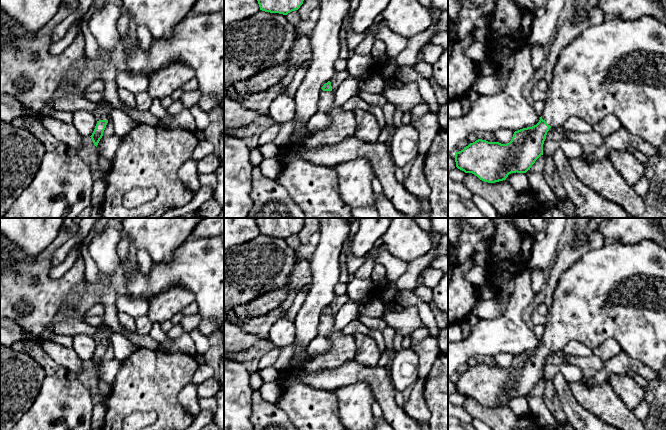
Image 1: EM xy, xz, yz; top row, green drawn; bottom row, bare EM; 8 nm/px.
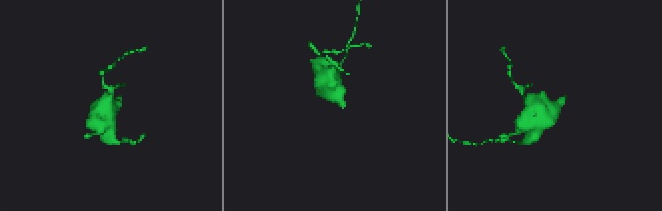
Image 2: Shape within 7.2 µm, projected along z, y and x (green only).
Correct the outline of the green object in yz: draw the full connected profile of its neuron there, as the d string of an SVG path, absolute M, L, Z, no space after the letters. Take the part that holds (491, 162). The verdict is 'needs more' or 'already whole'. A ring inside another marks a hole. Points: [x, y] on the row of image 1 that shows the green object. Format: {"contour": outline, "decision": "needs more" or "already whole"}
{"contour": "M643 16L630 21L615 18L586 28L561 51L549 84L545 108L536 125L515 131L507 144L482 139L470 143L455 153L456 167L488 183L506 180L511 173L526 173L543 155L549 129L562 127L571 116L594 126L605 116L613 114L632 135L659 148L666 142L666 25L652 16Z", "decision": "needs more"}

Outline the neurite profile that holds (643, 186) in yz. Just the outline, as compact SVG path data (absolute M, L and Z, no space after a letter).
M643 175L640 180L634 185L635 191L644 200L645 195L651 192L651 182Z

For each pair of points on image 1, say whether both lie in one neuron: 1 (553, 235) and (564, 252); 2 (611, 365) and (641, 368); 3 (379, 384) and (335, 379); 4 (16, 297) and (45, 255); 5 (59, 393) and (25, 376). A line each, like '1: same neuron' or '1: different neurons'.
1: different neurons
2: same neuron
3: same neuron
4: same neuron
5: different neurons

